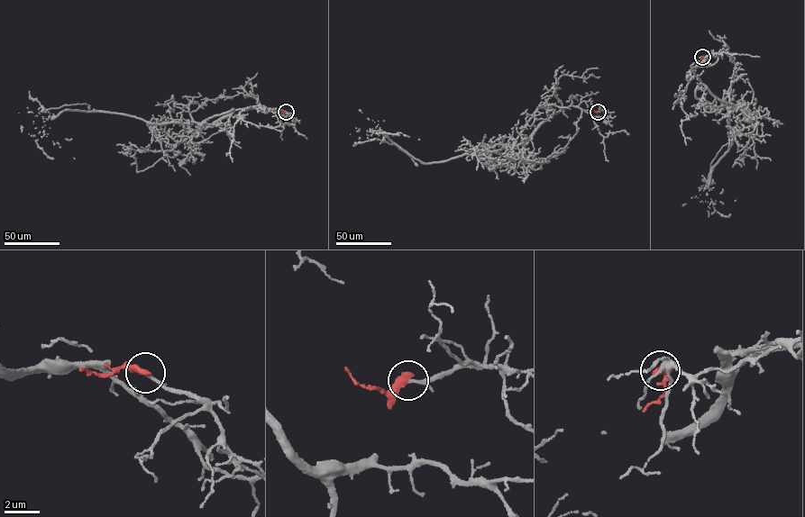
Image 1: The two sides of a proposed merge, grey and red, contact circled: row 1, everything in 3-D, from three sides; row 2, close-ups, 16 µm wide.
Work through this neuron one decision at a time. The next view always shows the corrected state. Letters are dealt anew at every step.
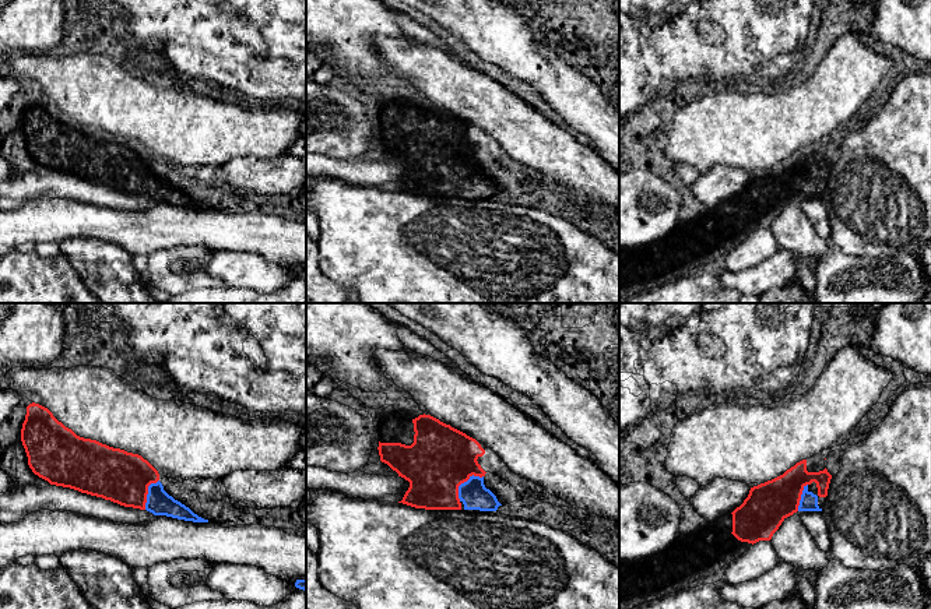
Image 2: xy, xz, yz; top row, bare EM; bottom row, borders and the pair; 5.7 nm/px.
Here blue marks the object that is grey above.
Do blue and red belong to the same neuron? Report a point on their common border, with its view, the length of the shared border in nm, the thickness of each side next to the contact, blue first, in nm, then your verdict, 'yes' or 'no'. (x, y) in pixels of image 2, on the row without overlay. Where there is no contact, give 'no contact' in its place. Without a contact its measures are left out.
meets blue in xz at (464, 169); contact 200 nm long; 160 nm thick on the blue side, 380 nm on the other; yes

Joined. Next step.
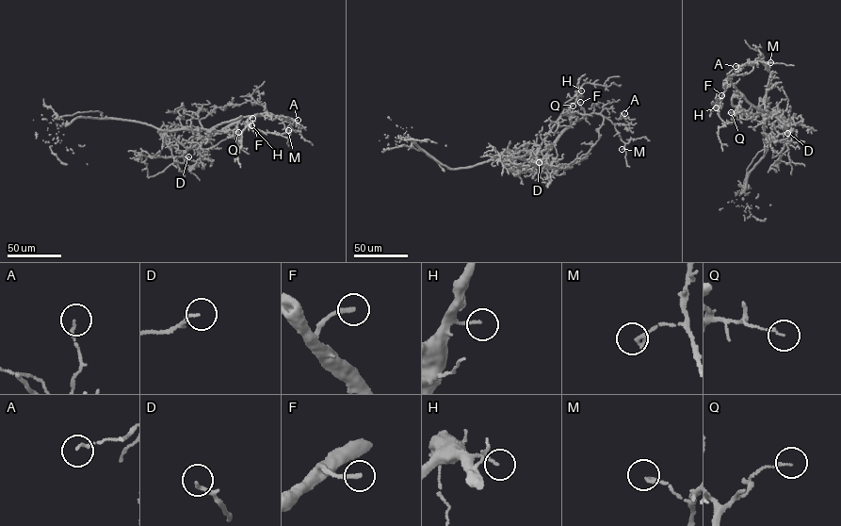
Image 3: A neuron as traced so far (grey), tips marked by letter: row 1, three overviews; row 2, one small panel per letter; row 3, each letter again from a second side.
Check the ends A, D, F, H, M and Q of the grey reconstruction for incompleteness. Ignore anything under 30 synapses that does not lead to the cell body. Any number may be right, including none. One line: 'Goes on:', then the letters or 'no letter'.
Goes on: A, F

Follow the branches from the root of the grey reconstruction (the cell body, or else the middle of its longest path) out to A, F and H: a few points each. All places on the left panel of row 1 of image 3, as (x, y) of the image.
A: (181, 129), (201, 127), (214, 133), (242, 118), (265, 113), (290, 118), (299, 125), (298, 120)
F: (181, 129), (201, 127), (214, 133), (242, 118), (257, 114), (252, 118)
H: (181, 129), (201, 127), (214, 133), (242, 118), (257, 113), (248, 120), (251, 125)

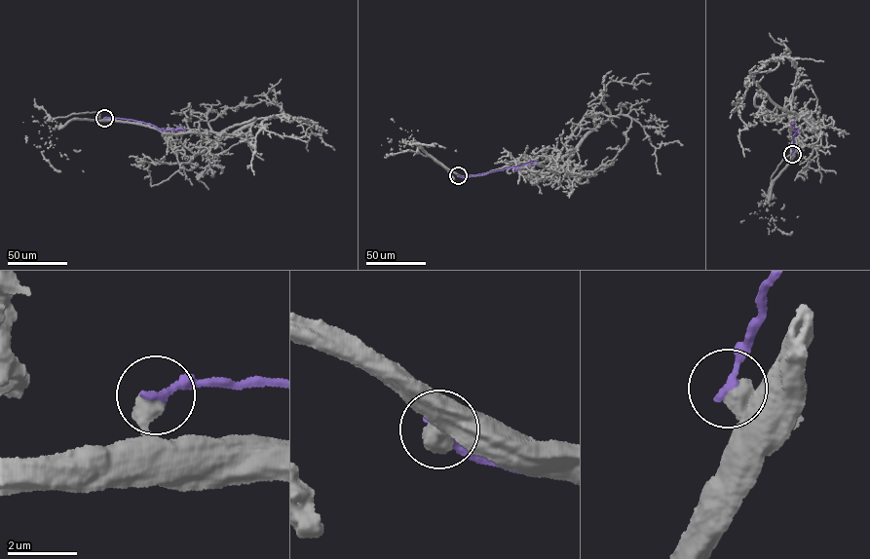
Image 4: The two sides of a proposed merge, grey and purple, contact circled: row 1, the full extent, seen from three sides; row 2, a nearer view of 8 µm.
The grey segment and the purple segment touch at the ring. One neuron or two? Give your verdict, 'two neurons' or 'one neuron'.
two neurons

